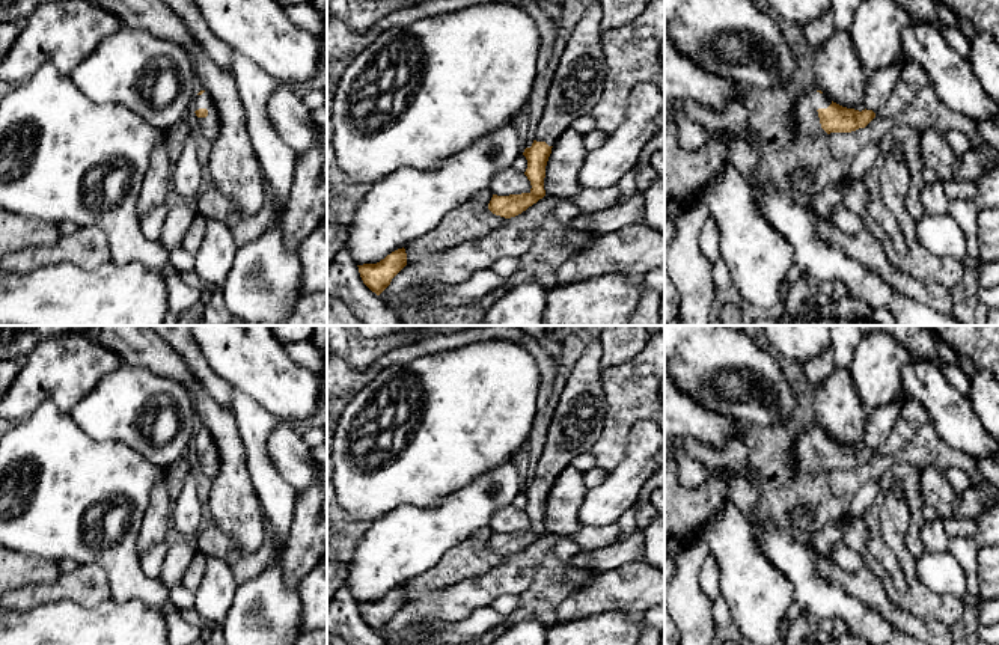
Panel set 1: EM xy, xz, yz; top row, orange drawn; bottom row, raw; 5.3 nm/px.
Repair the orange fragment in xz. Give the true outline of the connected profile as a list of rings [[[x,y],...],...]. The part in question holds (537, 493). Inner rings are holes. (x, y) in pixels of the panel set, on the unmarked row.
[[[594,339],[585,345],[570,380],[559,398],[550,422],[547,443],[536,463],[533,481],[523,493],[527,497],[524,512],[530,529],[521,532],[493,532],[488,547],[511,556],[545,533],[545,503],[559,473],[571,466],[574,457],[591,452],[604,429],[607,399],[601,384],[601,342]]]

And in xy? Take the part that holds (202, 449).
[[[200,428],[193,439],[202,473],[212,481],[220,469],[220,457],[215,442],[209,431],[205,428]]]

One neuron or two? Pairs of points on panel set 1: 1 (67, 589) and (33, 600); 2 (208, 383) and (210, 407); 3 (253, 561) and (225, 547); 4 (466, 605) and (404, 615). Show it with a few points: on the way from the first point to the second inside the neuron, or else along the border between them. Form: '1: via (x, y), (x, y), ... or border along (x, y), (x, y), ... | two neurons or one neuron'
1: via (59, 589), (41, 594) | one neuron
2: border along (190, 366), (201, 386), (229, 410) | two neurons
3: via (246, 561), (238, 561), (232, 555) | one neuron
4: via (451, 605), (419, 609) | one neuron

